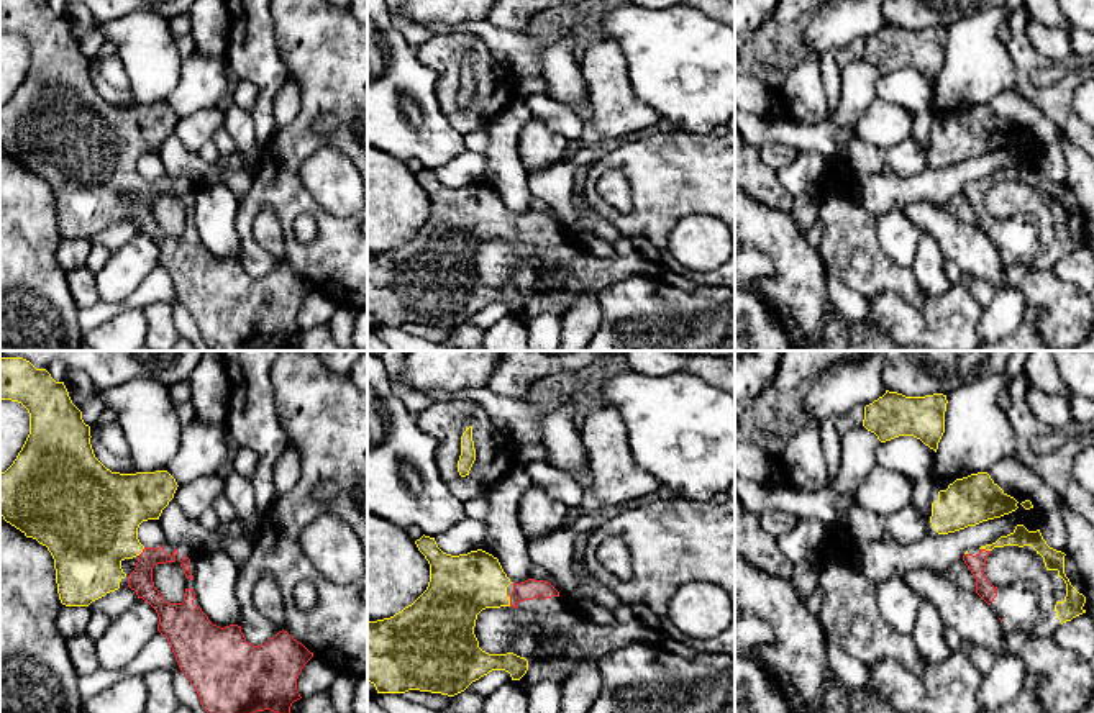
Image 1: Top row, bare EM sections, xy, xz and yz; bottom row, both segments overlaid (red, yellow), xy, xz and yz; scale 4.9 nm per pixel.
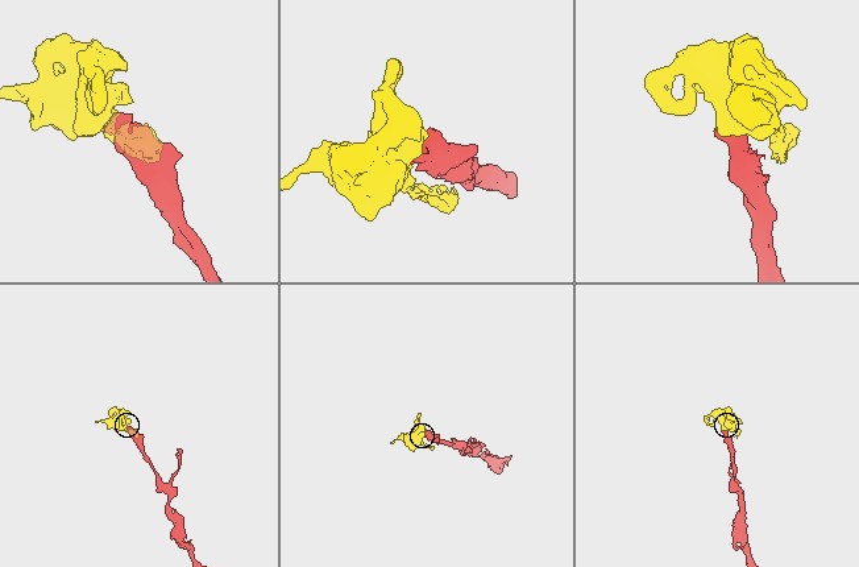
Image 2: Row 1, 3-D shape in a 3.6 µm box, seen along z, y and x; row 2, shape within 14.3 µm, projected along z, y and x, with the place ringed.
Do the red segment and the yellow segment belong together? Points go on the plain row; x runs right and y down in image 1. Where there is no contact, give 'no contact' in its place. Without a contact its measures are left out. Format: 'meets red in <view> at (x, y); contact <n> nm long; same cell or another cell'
meets red in xz at (510, 235); contact 50 nm long; same cell

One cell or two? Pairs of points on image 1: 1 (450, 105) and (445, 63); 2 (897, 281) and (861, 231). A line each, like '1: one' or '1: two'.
1: one
2: one

